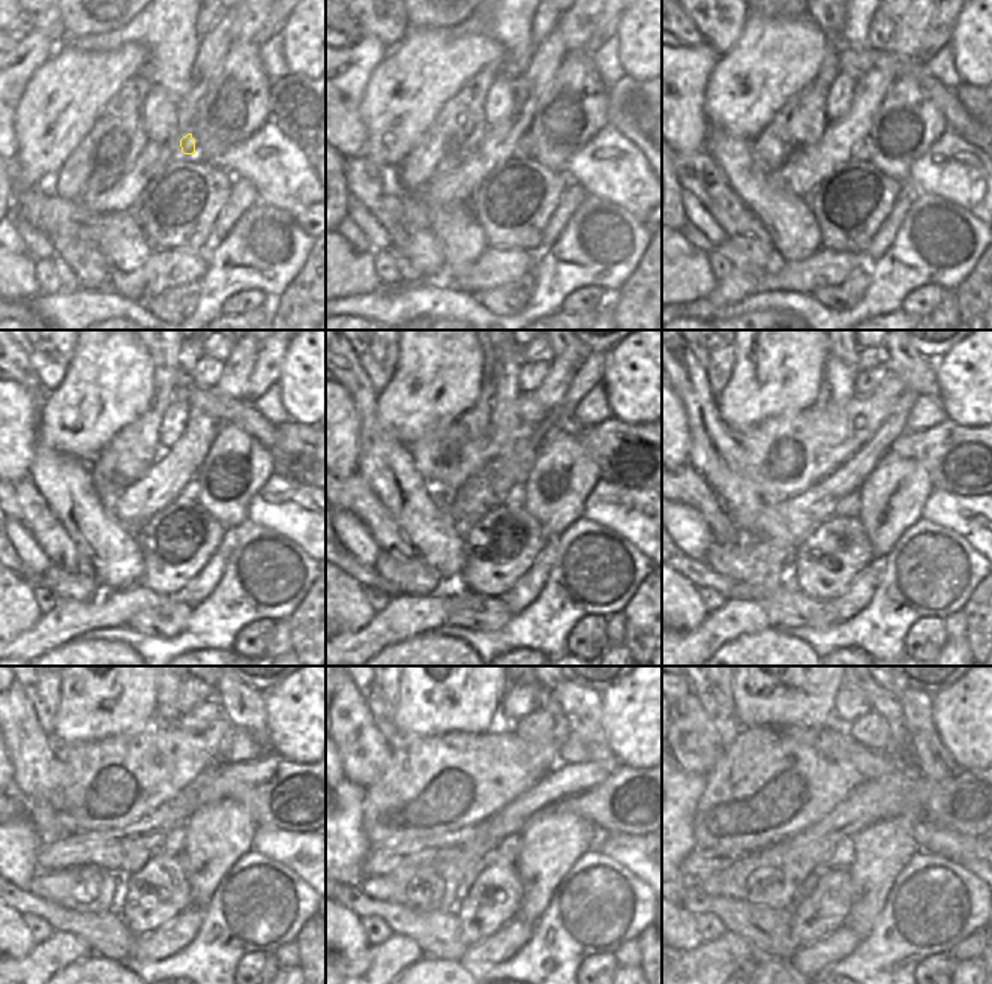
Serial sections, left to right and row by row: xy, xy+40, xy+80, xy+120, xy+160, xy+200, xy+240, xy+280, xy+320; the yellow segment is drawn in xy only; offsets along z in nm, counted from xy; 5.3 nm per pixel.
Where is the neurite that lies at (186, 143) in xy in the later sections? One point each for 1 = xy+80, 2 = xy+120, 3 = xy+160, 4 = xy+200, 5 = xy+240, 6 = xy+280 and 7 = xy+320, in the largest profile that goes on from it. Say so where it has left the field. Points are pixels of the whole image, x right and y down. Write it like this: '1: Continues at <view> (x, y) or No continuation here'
1: Continues at xy+80 (862, 152)
2: Continues at xy+120 (191, 489)
3: Continues at xy+160 (517, 497)
4: Continues at xy+200 (847, 506)
5: Continues at xy+240 (174, 843)
6: Continues at xy+280 (508, 851)
7: Continues at xy+320 (844, 852).

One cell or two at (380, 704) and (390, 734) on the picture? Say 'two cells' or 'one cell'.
one cell

